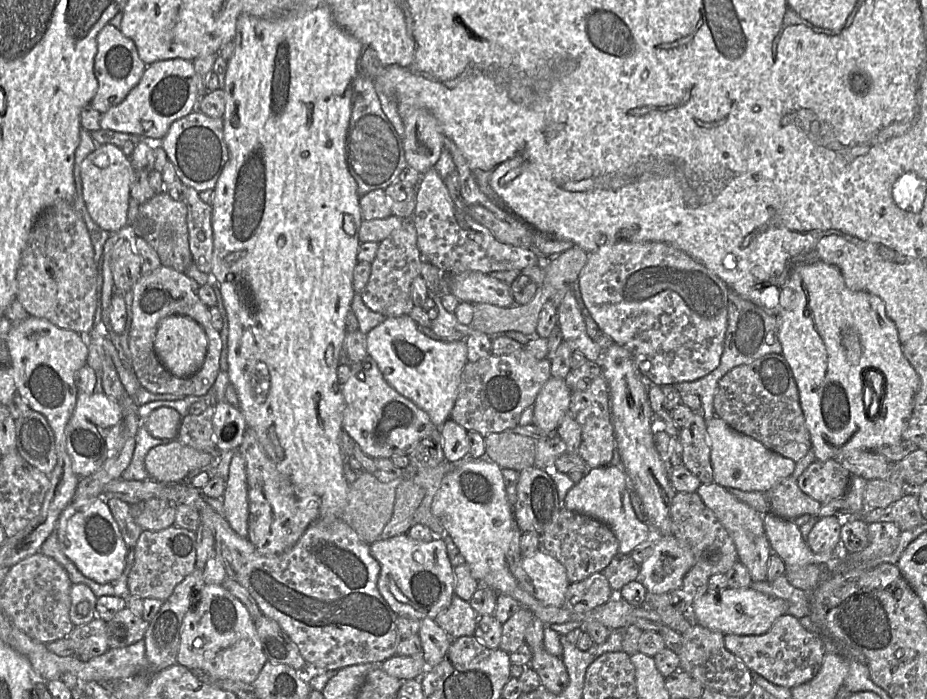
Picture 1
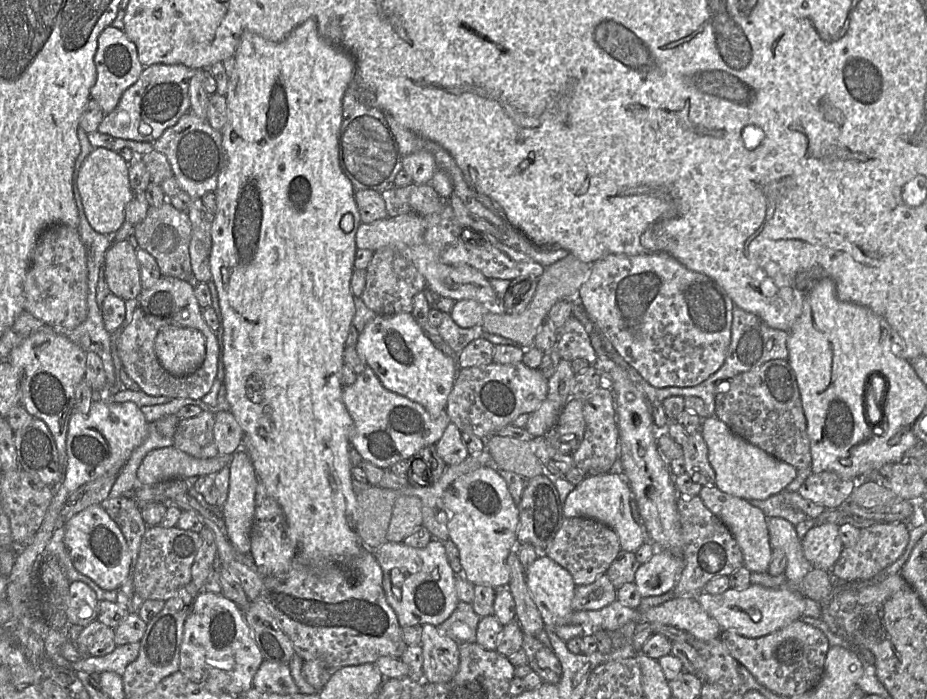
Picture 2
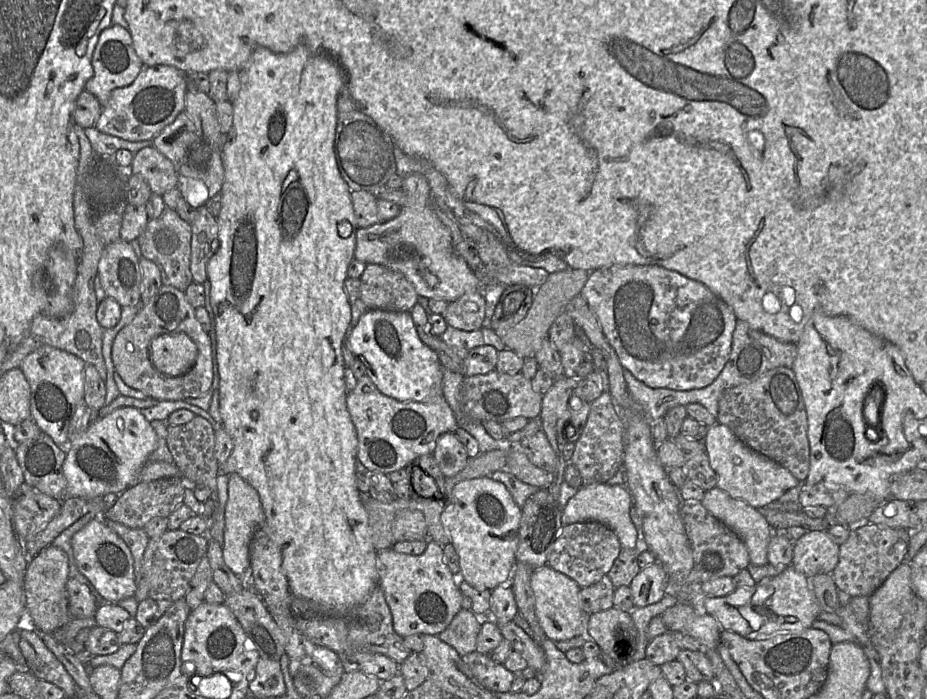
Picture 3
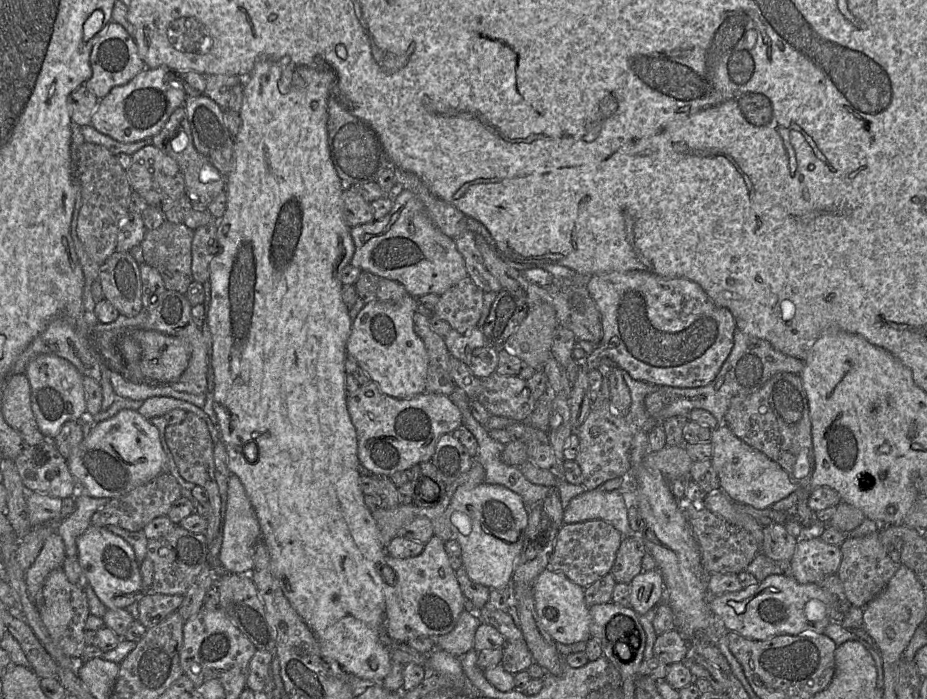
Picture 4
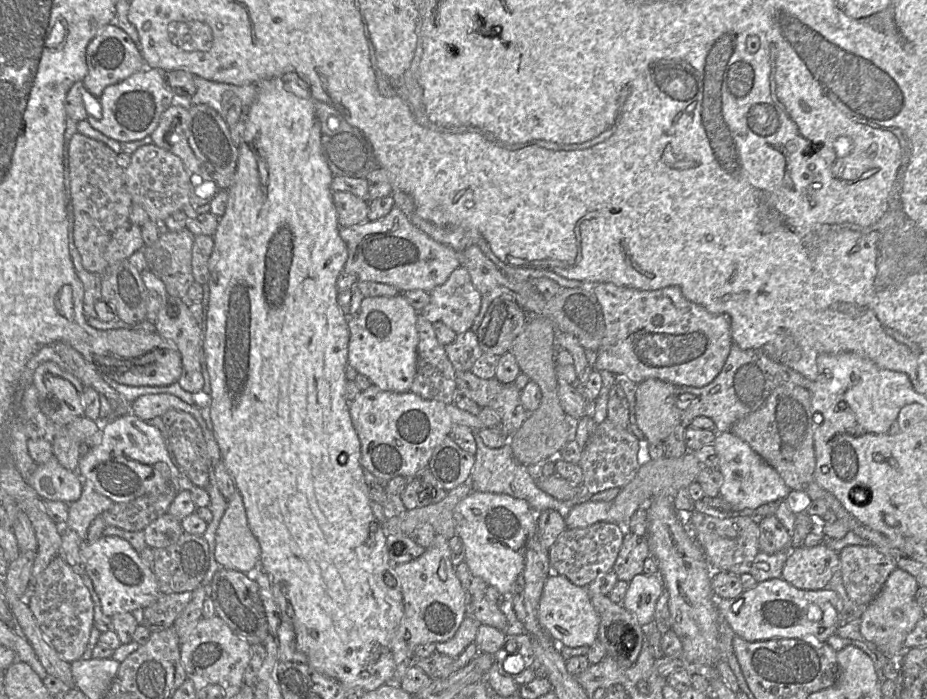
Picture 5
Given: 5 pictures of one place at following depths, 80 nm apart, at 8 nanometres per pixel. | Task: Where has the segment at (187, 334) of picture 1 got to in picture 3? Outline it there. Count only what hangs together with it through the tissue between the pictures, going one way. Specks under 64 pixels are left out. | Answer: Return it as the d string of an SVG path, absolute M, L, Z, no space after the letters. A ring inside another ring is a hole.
M167 333L155 337L150 344L150 359L158 372L177 377L195 364L198 348L185 333Z

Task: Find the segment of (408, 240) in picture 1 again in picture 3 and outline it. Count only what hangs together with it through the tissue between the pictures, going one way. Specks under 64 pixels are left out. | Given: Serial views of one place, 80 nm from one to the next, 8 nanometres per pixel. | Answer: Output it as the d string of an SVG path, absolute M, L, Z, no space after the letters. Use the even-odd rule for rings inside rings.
M367 264L360 277L360 299L368 309L410 312L418 301L414 286L403 274Z

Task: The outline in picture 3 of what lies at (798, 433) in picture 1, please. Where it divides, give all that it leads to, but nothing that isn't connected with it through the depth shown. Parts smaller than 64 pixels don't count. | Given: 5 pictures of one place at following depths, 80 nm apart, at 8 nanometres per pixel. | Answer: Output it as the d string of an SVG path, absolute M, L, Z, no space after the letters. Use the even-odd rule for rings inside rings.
M777 367L751 383L725 390L719 399L717 421L726 425L748 447L789 470L800 482L808 477L807 413L791 368Z

